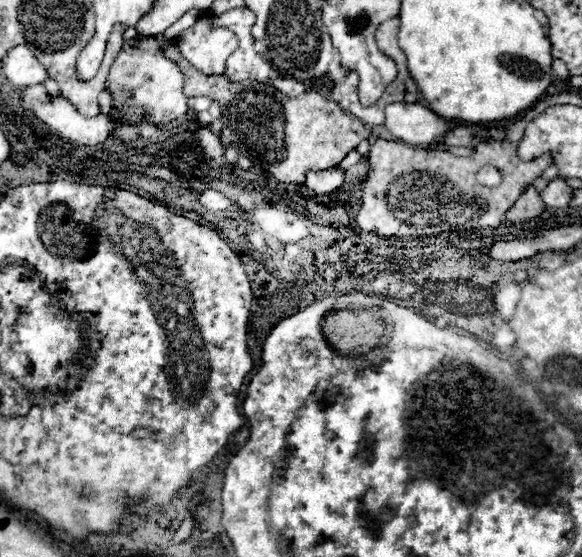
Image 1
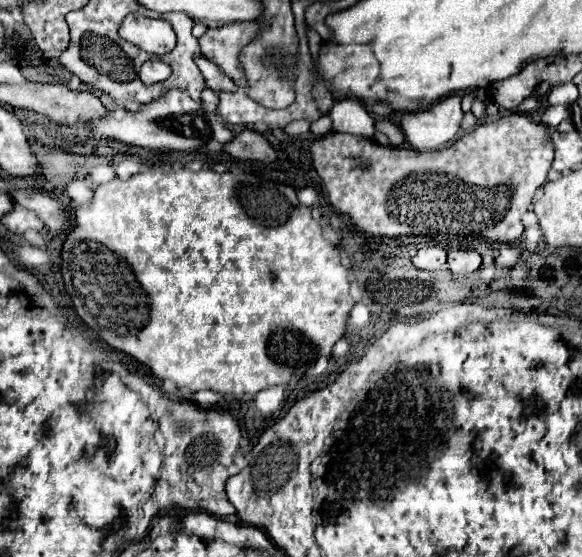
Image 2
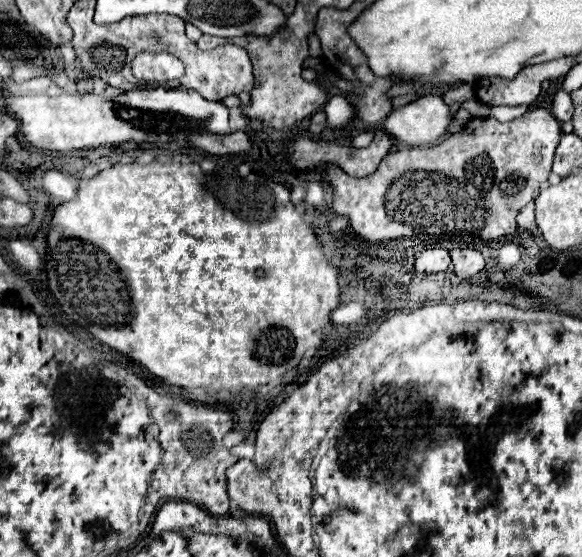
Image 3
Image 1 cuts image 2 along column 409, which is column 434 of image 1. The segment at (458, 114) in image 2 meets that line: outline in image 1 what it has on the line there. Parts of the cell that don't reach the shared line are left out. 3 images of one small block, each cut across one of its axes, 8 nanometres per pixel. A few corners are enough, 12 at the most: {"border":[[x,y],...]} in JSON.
{"border":[[390,104],[386,130],[410,146],[428,148],[448,132],[422,104]]}

